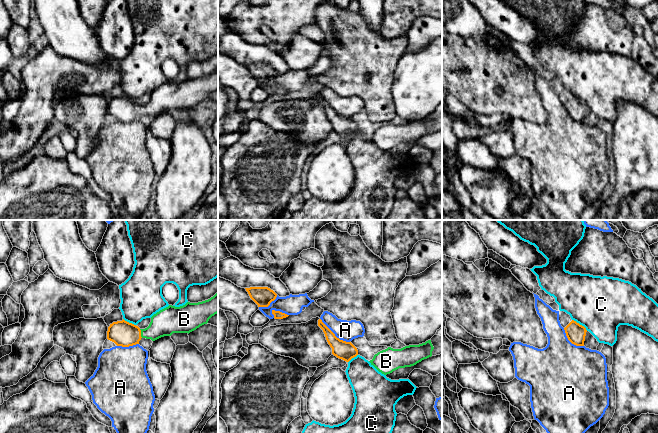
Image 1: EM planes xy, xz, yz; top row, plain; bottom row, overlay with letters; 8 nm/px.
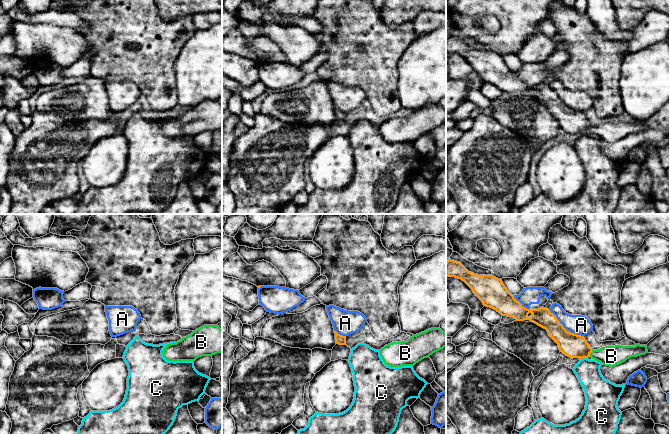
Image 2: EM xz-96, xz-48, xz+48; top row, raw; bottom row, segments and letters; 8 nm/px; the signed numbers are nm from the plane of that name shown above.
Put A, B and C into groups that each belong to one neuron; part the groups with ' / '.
A / B / C

